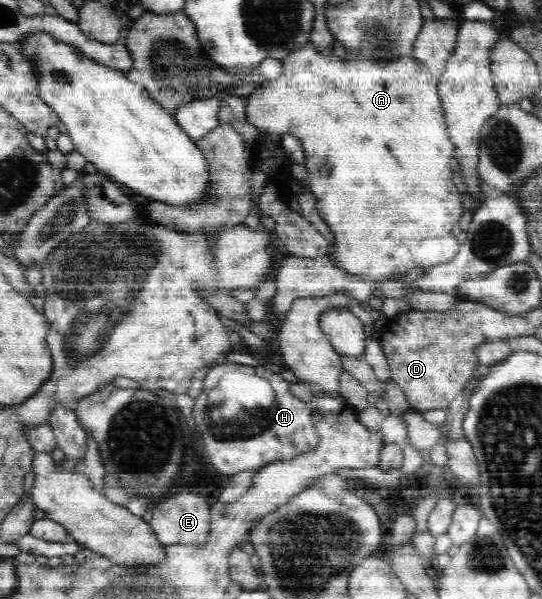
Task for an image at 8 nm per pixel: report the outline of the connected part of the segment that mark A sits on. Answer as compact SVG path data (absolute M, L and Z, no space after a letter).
M311 42L303 48L296 49L297 52L293 52L289 58L281 59L283 70L280 76L271 82L268 81L263 89L259 87L248 96L244 105L244 114L247 121L259 131L268 131L278 135L293 134L301 141L305 151L305 169L309 173L307 184L316 199L316 207L321 219L335 234L334 245L328 254L339 260L340 264L345 265L349 274L356 274L363 280L374 282L389 281L389 278L399 276L413 268L423 268L428 271L434 266L453 260L457 256L460 246L455 238L456 231L465 212L462 210L460 190L454 181L455 172L452 170L452 164L455 161L454 144L450 142L449 135L446 134L435 76L415 57L397 58L391 62L372 62L368 58L358 58L351 54L348 54L346 58L339 58L333 53L325 56L315 50Z

